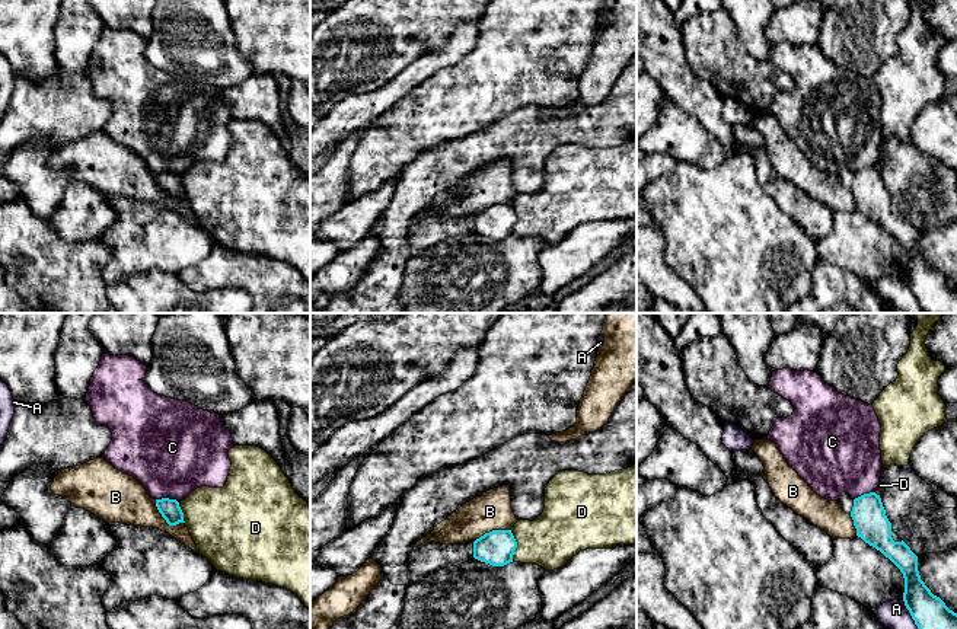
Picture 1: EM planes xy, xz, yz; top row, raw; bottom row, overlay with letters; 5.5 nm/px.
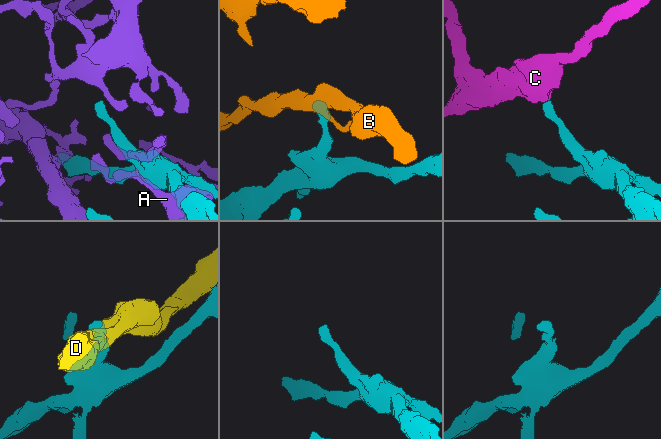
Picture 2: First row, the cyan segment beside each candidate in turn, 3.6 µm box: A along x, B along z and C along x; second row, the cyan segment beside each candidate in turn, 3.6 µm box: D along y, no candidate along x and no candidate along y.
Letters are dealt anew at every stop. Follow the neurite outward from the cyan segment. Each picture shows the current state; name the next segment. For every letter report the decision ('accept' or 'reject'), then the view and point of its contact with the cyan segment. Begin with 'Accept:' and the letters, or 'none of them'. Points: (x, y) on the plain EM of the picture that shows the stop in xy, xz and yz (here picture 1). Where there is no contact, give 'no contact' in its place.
Accept: none of them
A: reject | yz (912, 291)
B: reject | xy (165, 192)
C: reject | xy (166, 172)
D: reject | xz (516, 219)

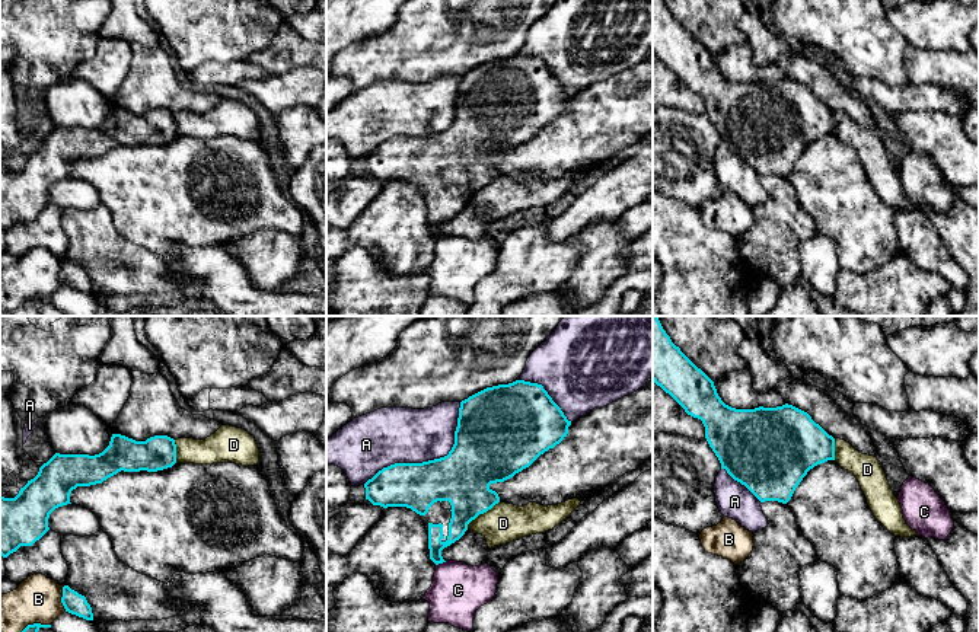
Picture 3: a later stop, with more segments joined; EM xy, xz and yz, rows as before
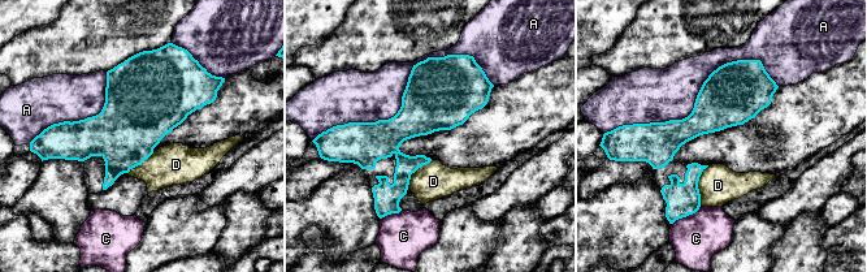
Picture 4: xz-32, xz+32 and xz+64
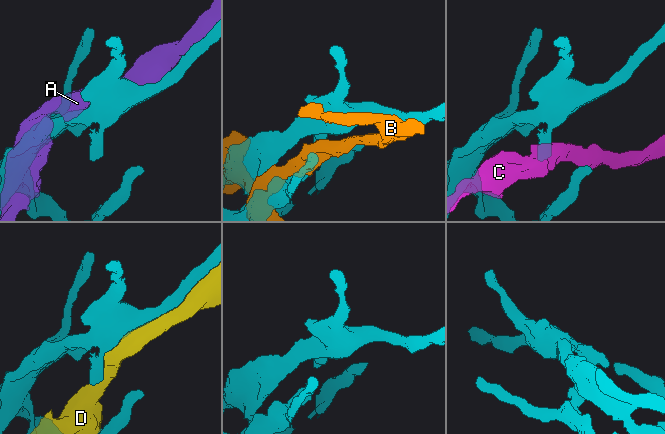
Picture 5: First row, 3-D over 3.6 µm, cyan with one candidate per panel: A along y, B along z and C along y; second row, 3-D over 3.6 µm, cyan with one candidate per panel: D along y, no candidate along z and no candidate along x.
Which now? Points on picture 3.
Accept: none of them
A: reject | xz (430, 134)
B: reject | xy (61, 273)
C: reject | xz (440, 236)
D: reject | xz (481, 187)

